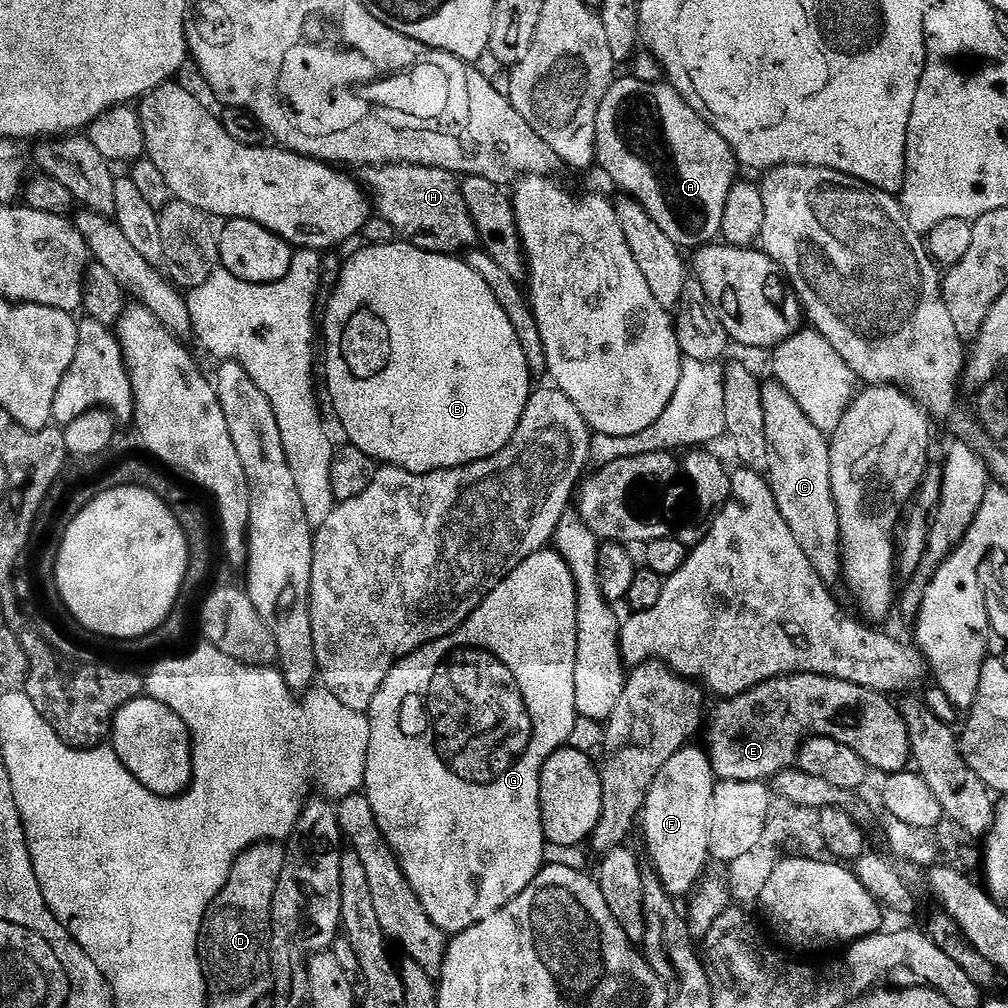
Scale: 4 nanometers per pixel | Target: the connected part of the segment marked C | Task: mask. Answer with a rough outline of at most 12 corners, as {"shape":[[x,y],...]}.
{"shape":[[763,385],[780,513],[825,584],[842,576],[829,437]]}

